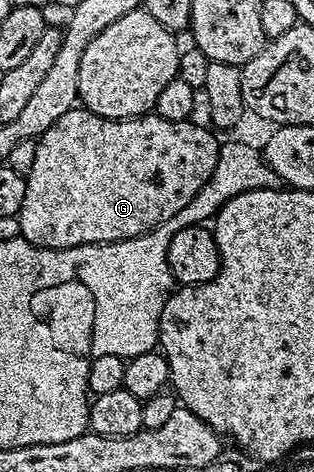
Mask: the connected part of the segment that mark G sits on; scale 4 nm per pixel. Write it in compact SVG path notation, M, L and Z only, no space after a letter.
M75 107L67 111L67 115L63 115L63 119L55 122L36 142L37 150L33 153L33 162L30 163L29 173L27 172L25 177L26 197L19 212L20 236L44 249L70 249L76 245L101 245L105 241L131 239L149 233L156 225L162 225L164 221L183 211L183 207L187 207L191 199L195 199L195 195L205 186L207 179L211 179L215 171L219 141L216 141L203 126L193 124L192 120L168 121L156 115L124 119L101 117L98 113L92 113L90 109L84 107Z

